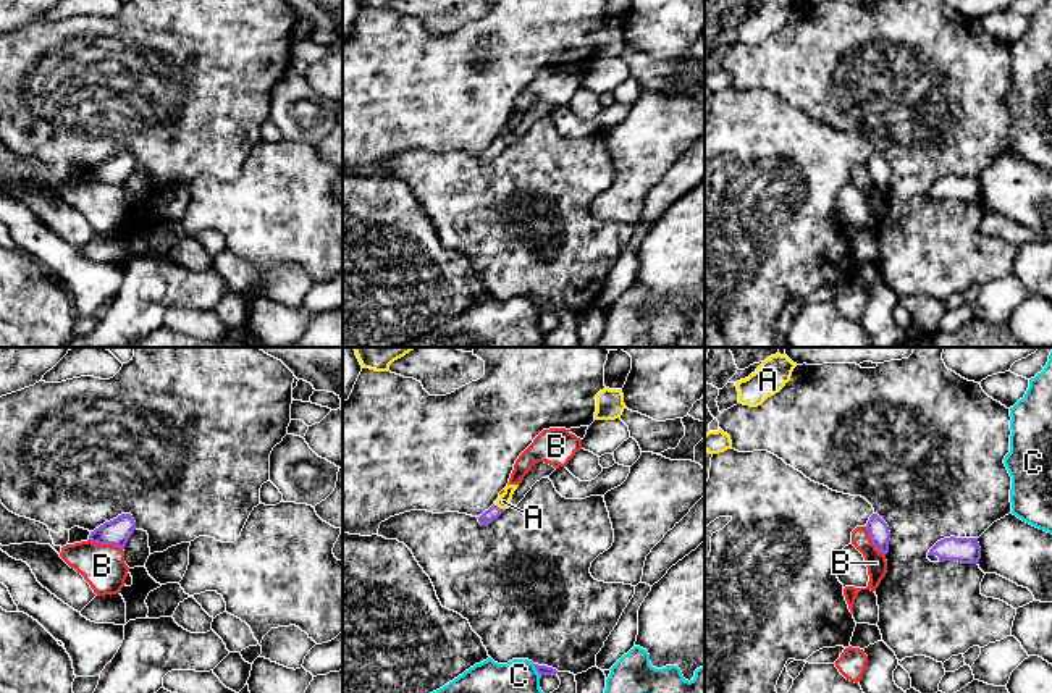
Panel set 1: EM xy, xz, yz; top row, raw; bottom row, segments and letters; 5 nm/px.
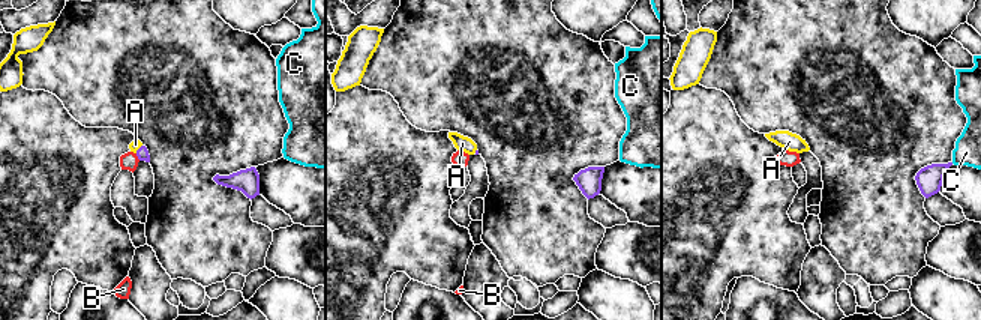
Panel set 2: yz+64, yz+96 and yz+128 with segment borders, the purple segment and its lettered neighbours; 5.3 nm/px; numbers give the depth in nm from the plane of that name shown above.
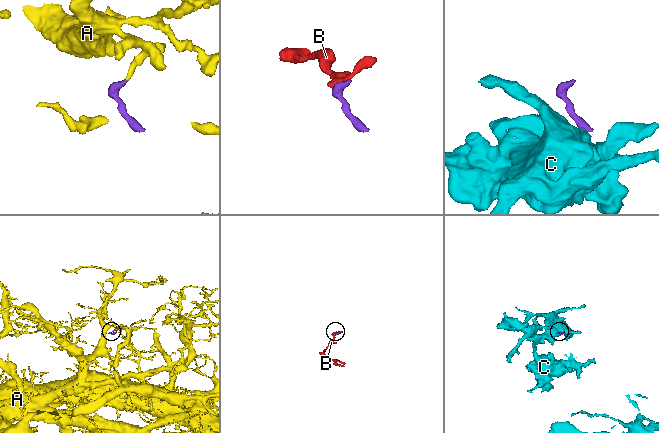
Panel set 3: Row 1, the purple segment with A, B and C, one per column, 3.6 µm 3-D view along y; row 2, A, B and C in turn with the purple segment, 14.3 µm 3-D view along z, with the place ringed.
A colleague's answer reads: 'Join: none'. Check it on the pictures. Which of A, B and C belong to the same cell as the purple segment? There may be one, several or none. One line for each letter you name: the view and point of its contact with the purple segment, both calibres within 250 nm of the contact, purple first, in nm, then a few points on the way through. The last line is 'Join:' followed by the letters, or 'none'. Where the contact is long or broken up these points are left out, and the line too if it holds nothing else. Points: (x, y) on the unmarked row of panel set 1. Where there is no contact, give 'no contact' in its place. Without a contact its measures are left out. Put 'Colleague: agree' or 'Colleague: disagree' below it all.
A: meets purple in xz at (498, 146); 70 nm thick on the purple side, 70 nm on the other; runs through xz (493, 151), (498, 146), (503, 139)
Join: A
Colleague: disagree

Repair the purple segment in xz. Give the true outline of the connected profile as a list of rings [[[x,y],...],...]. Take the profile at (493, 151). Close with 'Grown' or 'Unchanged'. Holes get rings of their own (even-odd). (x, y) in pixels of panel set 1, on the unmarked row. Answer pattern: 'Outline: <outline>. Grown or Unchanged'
Outline: [[[507,123],[504,131],[494,139],[494,142],[485,149],[478,157],[480,162],[491,162],[511,144],[511,137],[519,123]]]. Grown

